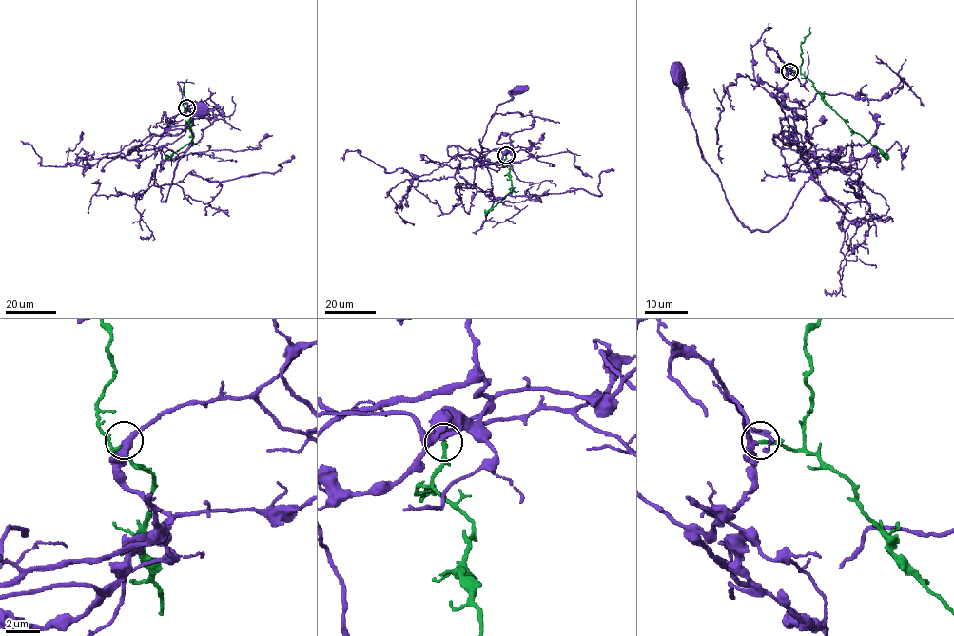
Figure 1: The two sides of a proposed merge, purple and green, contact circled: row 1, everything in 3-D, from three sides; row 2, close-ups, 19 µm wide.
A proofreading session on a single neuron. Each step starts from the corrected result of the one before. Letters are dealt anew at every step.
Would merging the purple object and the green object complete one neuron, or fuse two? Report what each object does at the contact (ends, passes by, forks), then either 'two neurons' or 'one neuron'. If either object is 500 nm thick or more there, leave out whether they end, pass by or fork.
purple passes by | green ends | one neuron

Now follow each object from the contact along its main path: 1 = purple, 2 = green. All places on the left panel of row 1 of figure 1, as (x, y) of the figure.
1: (186, 107), (186, 125), (154, 145), (162, 202), (201, 108)
2: (186, 107), (190, 112), (192, 140), (165, 159)

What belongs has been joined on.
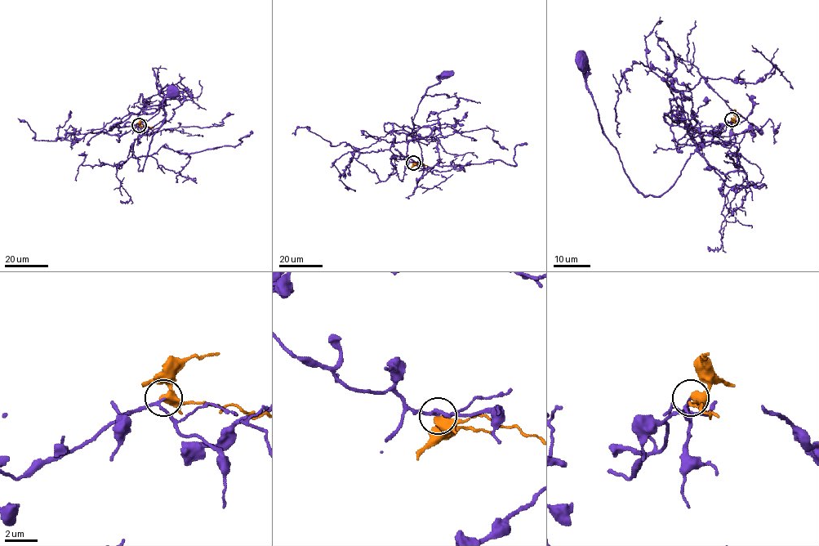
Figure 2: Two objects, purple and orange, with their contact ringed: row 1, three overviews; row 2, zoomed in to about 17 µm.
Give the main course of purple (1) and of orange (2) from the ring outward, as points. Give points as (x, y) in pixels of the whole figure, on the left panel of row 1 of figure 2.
1: (139, 125), (116, 135), (127, 122), (137, 127), (132, 150), (139, 171), (164, 118), (163, 100), (172, 91)
2: (139, 125), (153, 128)

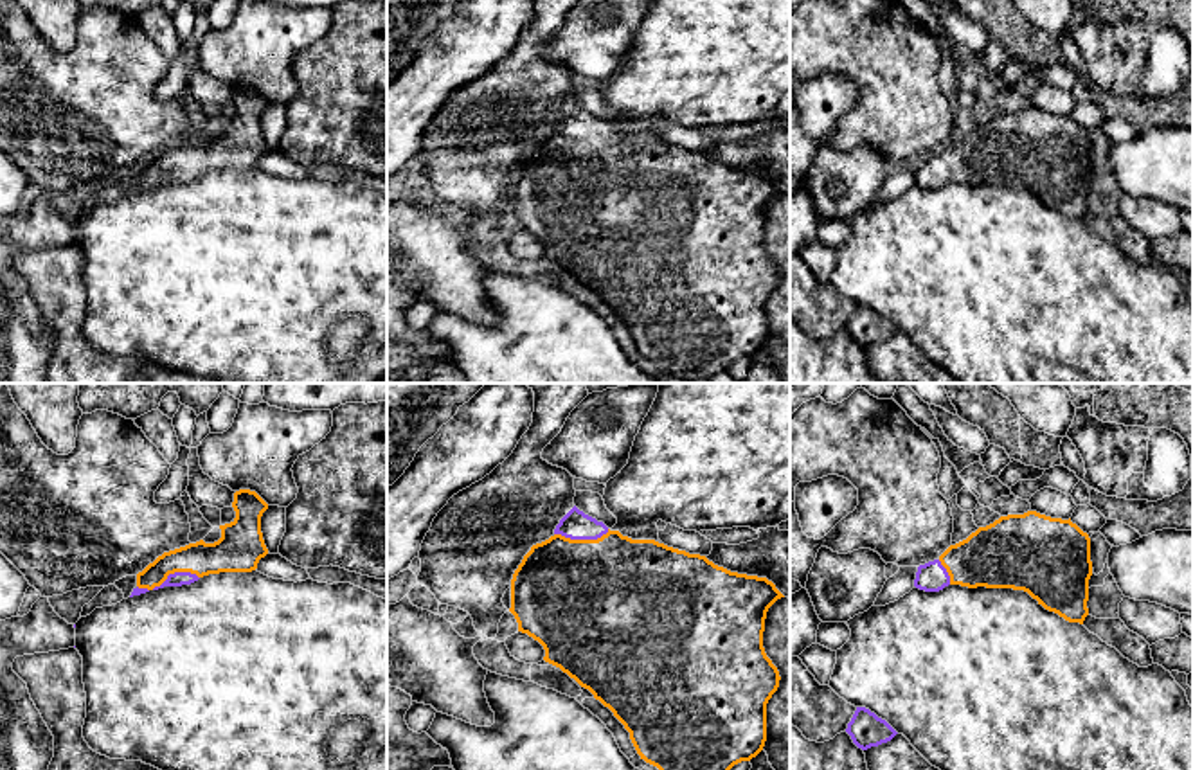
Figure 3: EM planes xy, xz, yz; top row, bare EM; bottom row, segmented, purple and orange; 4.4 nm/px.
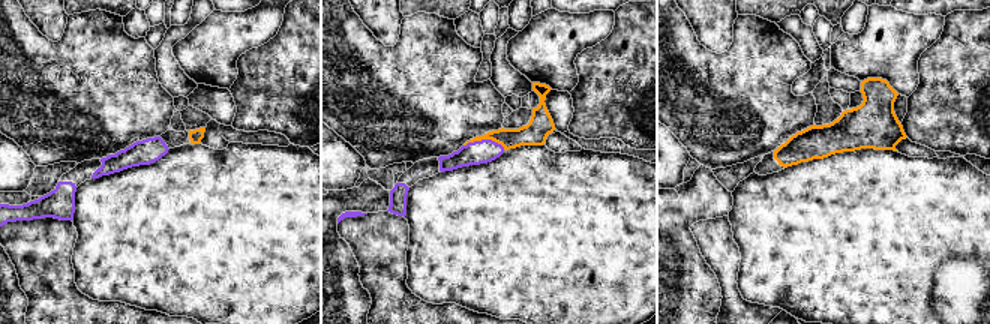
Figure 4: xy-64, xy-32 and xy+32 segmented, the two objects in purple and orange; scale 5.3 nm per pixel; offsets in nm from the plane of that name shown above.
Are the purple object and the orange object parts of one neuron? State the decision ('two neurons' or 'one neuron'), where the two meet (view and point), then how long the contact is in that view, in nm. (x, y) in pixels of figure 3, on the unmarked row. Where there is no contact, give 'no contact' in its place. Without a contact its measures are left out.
one neuron | xz (582, 135) | 240 nm

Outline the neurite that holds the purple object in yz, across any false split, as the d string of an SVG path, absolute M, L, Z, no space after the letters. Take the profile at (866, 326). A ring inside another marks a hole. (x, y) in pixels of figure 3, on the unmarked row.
M857 304L846 329L862 347L887 340L898 331L885 317L866 304Z

